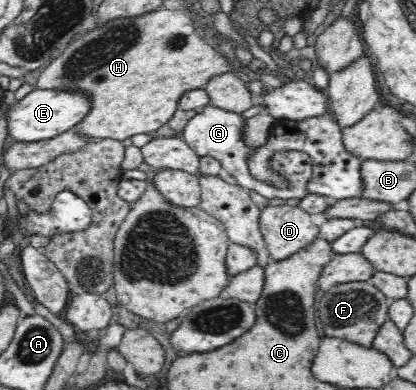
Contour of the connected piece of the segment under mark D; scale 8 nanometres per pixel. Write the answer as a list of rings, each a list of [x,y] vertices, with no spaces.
[[[290,205],[263,208],[259,224],[269,256],[277,262],[305,250],[320,232],[307,211]]]

